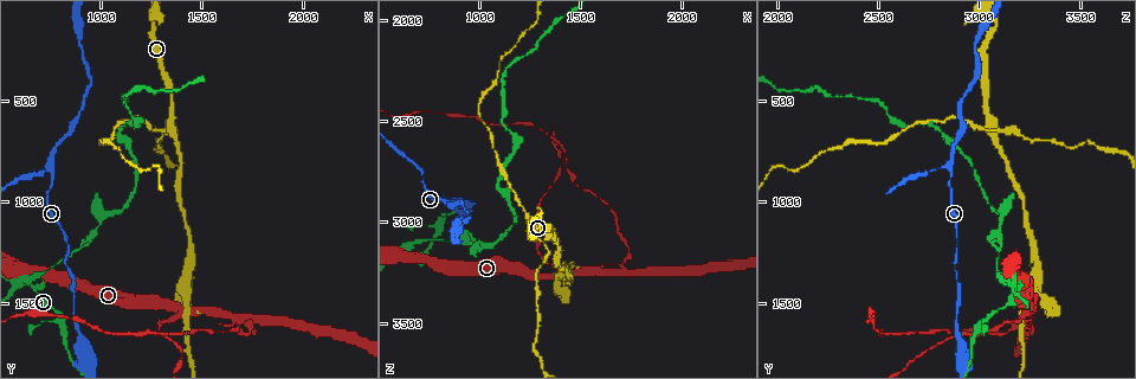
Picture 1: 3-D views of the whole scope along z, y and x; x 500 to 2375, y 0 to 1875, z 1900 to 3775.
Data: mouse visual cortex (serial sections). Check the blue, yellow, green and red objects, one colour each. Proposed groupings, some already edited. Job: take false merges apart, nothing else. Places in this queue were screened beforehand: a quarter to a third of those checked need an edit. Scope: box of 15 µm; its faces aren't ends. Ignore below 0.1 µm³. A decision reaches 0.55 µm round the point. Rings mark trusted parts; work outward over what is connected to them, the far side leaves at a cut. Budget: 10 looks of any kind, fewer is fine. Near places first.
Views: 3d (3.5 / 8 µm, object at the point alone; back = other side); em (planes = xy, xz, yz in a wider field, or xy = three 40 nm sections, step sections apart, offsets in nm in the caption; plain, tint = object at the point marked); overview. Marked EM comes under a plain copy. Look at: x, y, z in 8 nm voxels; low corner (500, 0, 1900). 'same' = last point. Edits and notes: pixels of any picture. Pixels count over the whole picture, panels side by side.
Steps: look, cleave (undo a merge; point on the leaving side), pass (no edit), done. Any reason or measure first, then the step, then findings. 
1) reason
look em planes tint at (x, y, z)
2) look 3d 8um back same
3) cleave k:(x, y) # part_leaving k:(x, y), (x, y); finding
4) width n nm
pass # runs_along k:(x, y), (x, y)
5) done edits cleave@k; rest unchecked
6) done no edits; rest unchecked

two arms in line, one across
look 3d 3.5um at (760, 840, 2870)

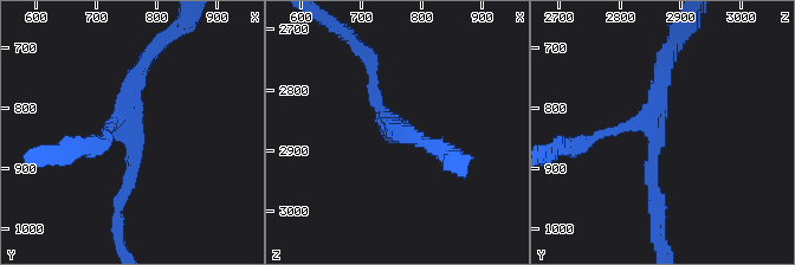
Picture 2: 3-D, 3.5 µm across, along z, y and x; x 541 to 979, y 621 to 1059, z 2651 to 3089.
look em xy step 3 tint at (755, 845, 2860)

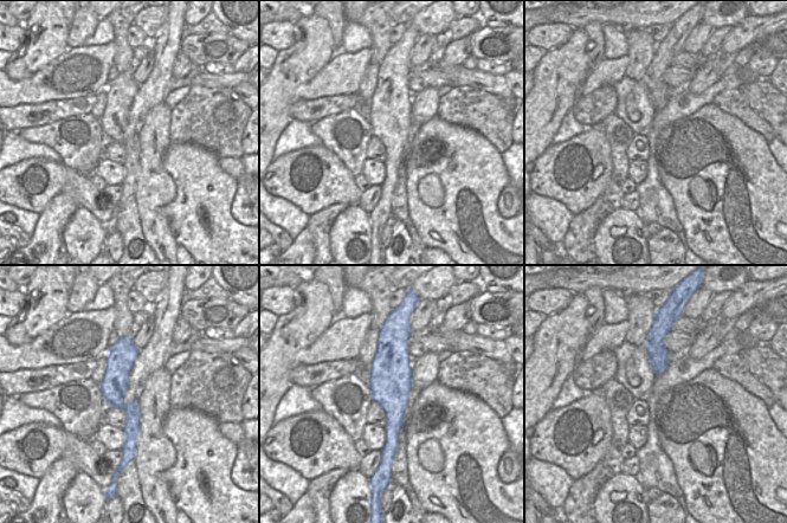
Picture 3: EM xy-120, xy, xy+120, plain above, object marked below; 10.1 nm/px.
cut it another way
look em planes tint same

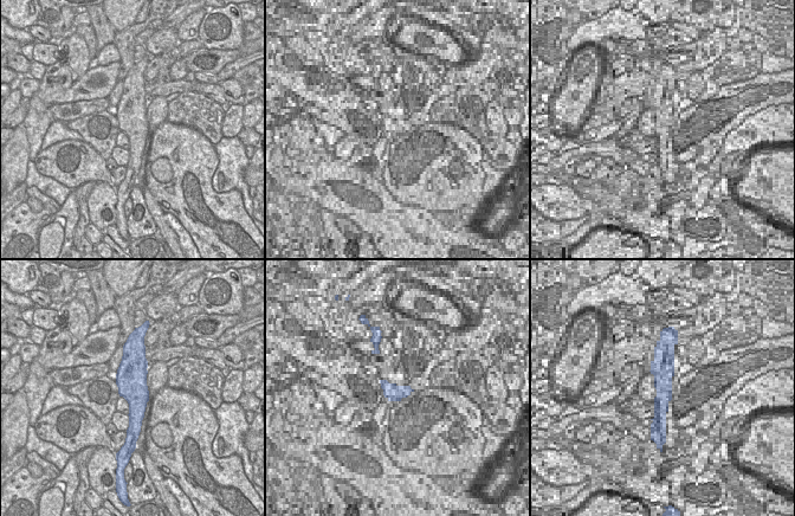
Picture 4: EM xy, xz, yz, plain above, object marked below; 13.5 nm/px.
width 420 nm
pass # runs_along 2:(118, 206), (147, 58); one cell here

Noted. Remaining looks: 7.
sharp bend
look 3d 3.5um at (1400, 1530, 3260)

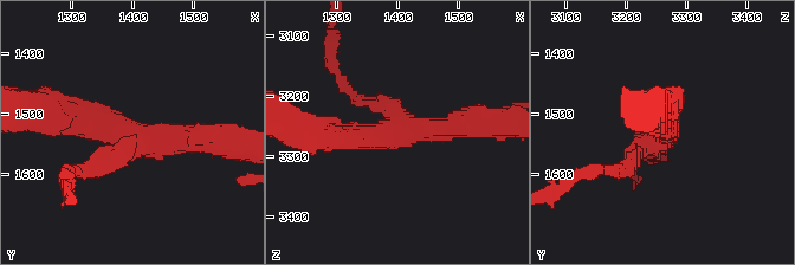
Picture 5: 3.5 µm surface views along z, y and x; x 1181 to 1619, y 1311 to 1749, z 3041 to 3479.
arms 3; arm_widths 200, 350, 350 nm; need the tissue
look em xy step 1 tint at (1405, 1535, 3255)

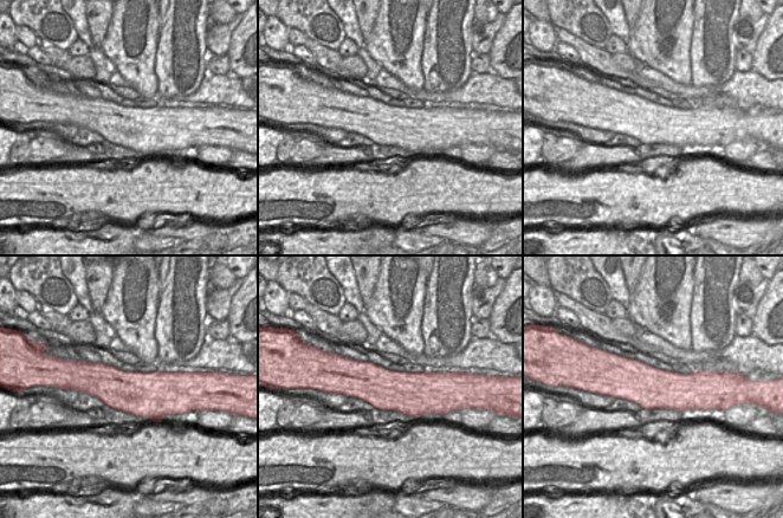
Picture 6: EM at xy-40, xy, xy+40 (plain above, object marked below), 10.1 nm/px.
pass # runs_along 5:(62, 109), (130, 137), (218, 137); continuous, no second cell

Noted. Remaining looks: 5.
thick turns thin
look 3d 3.5um at (1690, 1570, 3240)

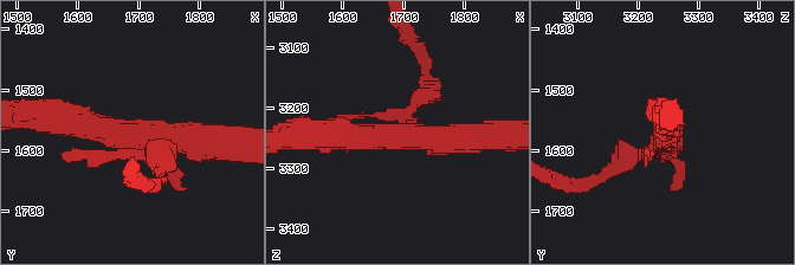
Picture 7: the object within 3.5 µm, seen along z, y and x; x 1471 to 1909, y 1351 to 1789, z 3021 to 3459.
shape alone is not enough
look em planes tint at (1695, 1585, 3240)

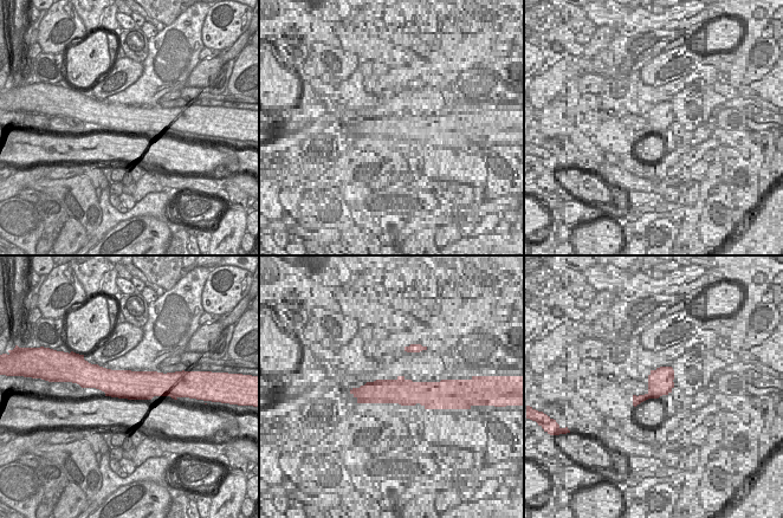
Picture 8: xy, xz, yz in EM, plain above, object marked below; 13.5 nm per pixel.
look em xy step 3 tint same

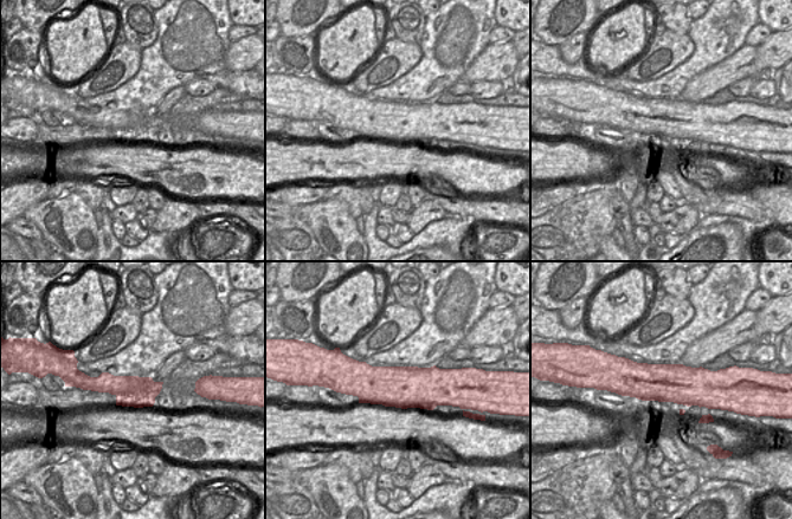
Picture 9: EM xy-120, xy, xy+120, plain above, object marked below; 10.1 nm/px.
cleave 7:(92, 162) # part_leaving 7:(140, 149), (162, 179), (136, 179); a second cell is stuck on

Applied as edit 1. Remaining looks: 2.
done edits cleave@7; rest unchecked

